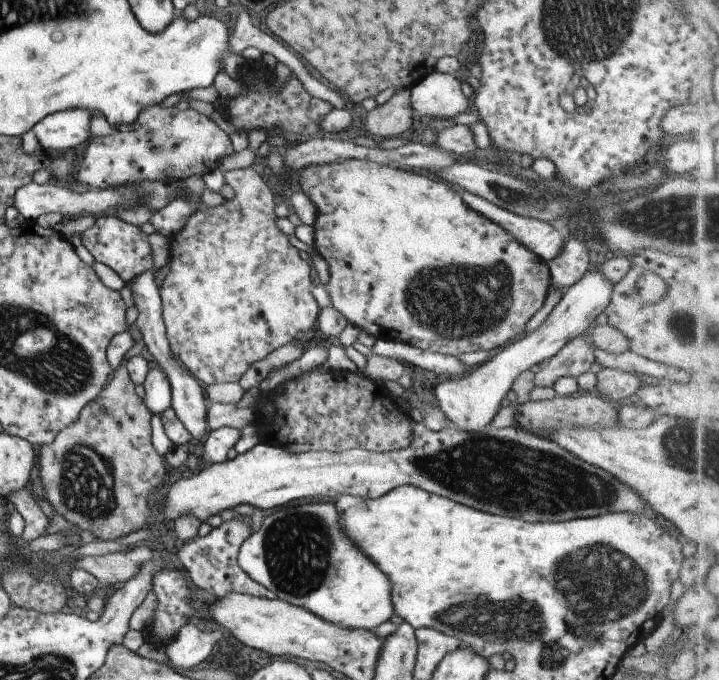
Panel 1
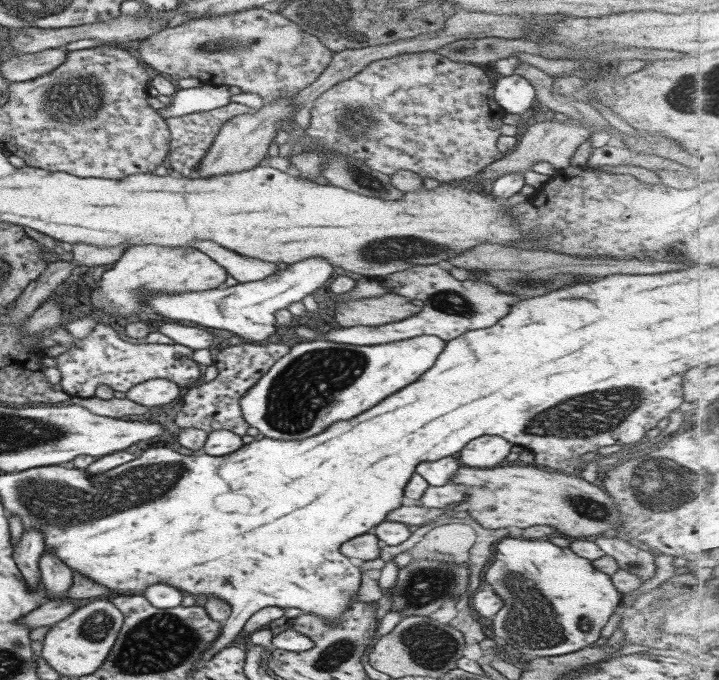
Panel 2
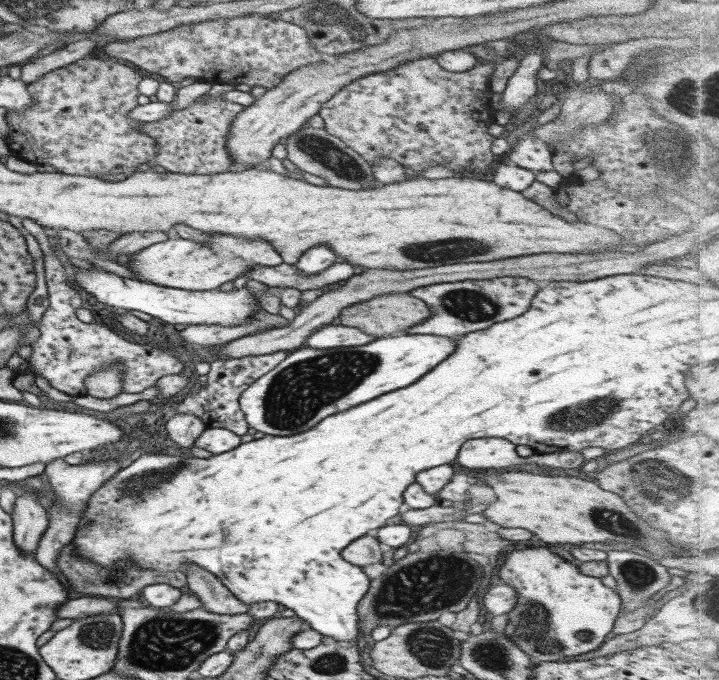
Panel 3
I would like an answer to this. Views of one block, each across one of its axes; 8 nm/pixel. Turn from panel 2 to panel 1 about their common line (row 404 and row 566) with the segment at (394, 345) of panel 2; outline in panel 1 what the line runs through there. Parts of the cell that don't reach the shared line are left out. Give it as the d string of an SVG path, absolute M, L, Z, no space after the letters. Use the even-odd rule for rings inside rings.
M309 503L279 508L262 518L257 532L239 547L236 561L251 580L267 587L275 597L287 604L317 615L340 629L371 630L394 613L392 589L386 575L379 572L355 546L341 534L333 503Z

